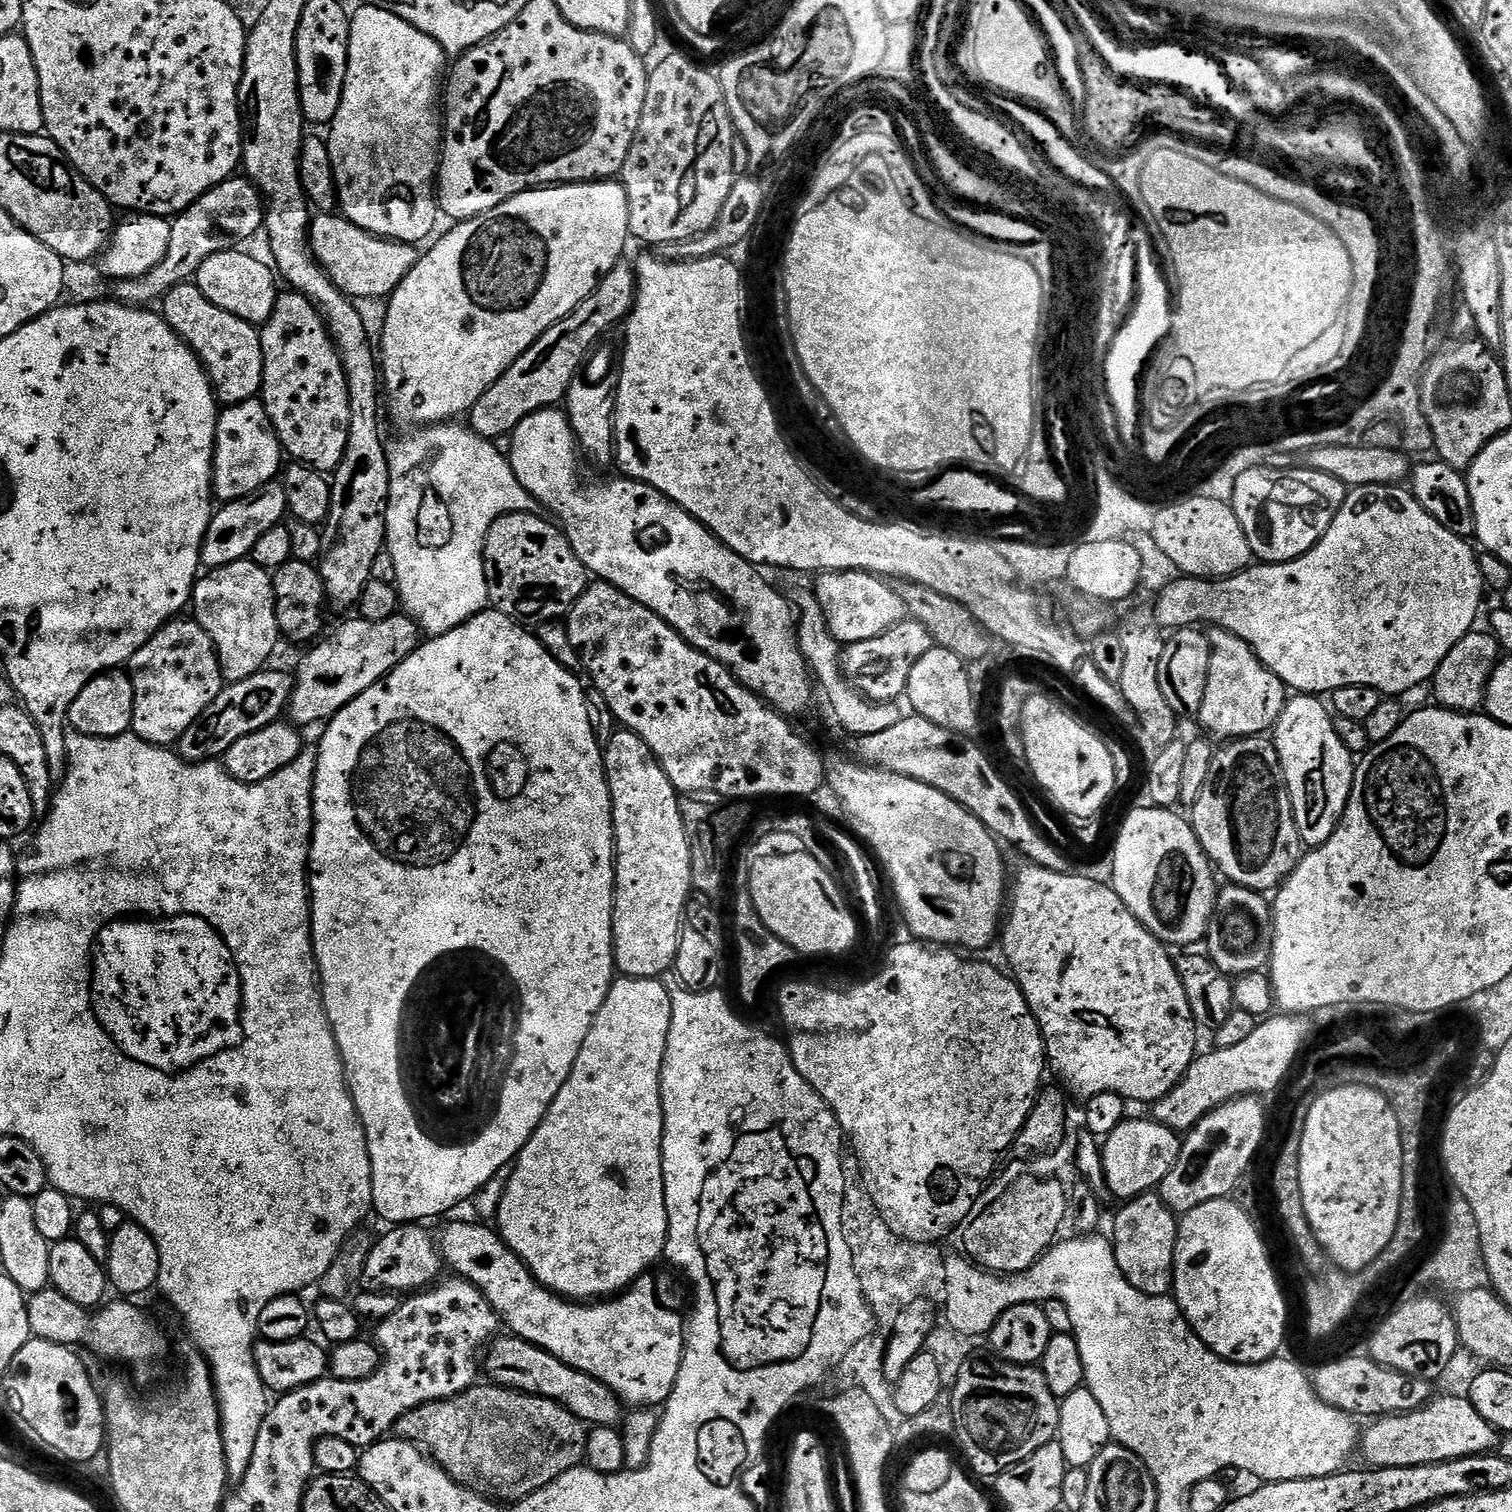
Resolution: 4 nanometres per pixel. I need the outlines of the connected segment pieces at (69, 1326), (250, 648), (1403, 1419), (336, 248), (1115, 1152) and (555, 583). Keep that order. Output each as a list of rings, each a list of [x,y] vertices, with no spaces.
[[[51,1286],[31,1293],[27,1301],[30,1330],[37,1340],[69,1346],[85,1344],[94,1355],[104,1360],[113,1360],[116,1364],[125,1364],[140,1376],[146,1375],[168,1352],[168,1340],[159,1326],[142,1309],[135,1308],[132,1305],[135,1303],[105,1303],[99,1310],[91,1312],[70,1302],[66,1294]]]
[[[245,558],[211,569],[207,575],[196,581],[190,612],[212,640],[225,681],[245,680],[265,671],[274,644],[282,639],[276,617],[273,573]]]
[[[1467,1395],[1439,1396],[1405,1416],[1373,1419],[1360,1440],[1360,1452],[1368,1463],[1365,1465],[1372,1468],[1426,1466],[1434,1462],[1450,1462],[1454,1458],[1483,1456],[1497,1447],[1497,1430],[1478,1414]]]
[[[316,214],[310,220],[310,249],[328,277],[353,301],[380,300],[391,296],[418,259],[413,245],[375,236],[345,220],[340,214]]]
[[[1125,1119],[1103,1141],[1101,1153],[1109,1193],[1127,1202],[1136,1196],[1147,1195],[1175,1166],[1181,1148],[1181,1137],[1155,1119]]]
[[[512,512],[496,519],[484,536],[483,560],[489,583],[489,601],[497,611],[506,614],[517,624],[535,626],[565,617],[590,583],[590,573],[585,564],[578,558],[567,536],[553,524],[537,513]]]

